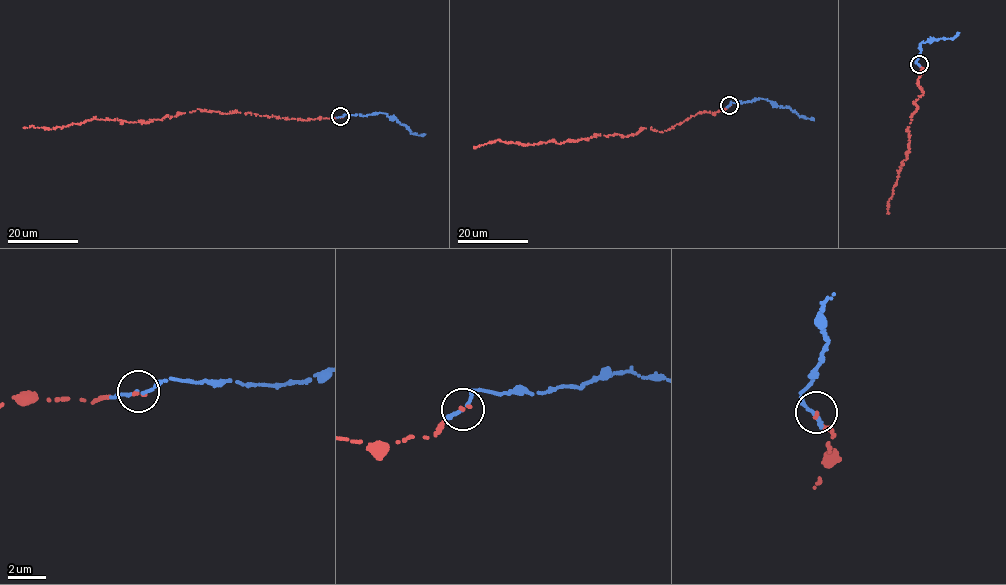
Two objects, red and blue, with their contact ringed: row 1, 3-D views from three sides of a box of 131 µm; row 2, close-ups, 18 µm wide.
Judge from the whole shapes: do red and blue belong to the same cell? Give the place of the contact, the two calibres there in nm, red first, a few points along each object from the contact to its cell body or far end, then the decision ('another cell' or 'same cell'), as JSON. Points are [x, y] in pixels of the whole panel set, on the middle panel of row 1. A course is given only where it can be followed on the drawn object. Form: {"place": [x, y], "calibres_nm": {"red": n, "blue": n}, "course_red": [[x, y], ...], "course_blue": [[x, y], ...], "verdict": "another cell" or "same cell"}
{"place": [729, 105], "calibres_nm": {"red": 180, "blue": 170}, "course_red": [[730, 106], [699, 111], [663, 132], [645, 127], [627, 136], [595, 134], [533, 145], [498, 139], [474, 147]], "course_blue": [[730, 106], [732, 102], [760, 99], [814, 119]], "verdict": "same cell"}

